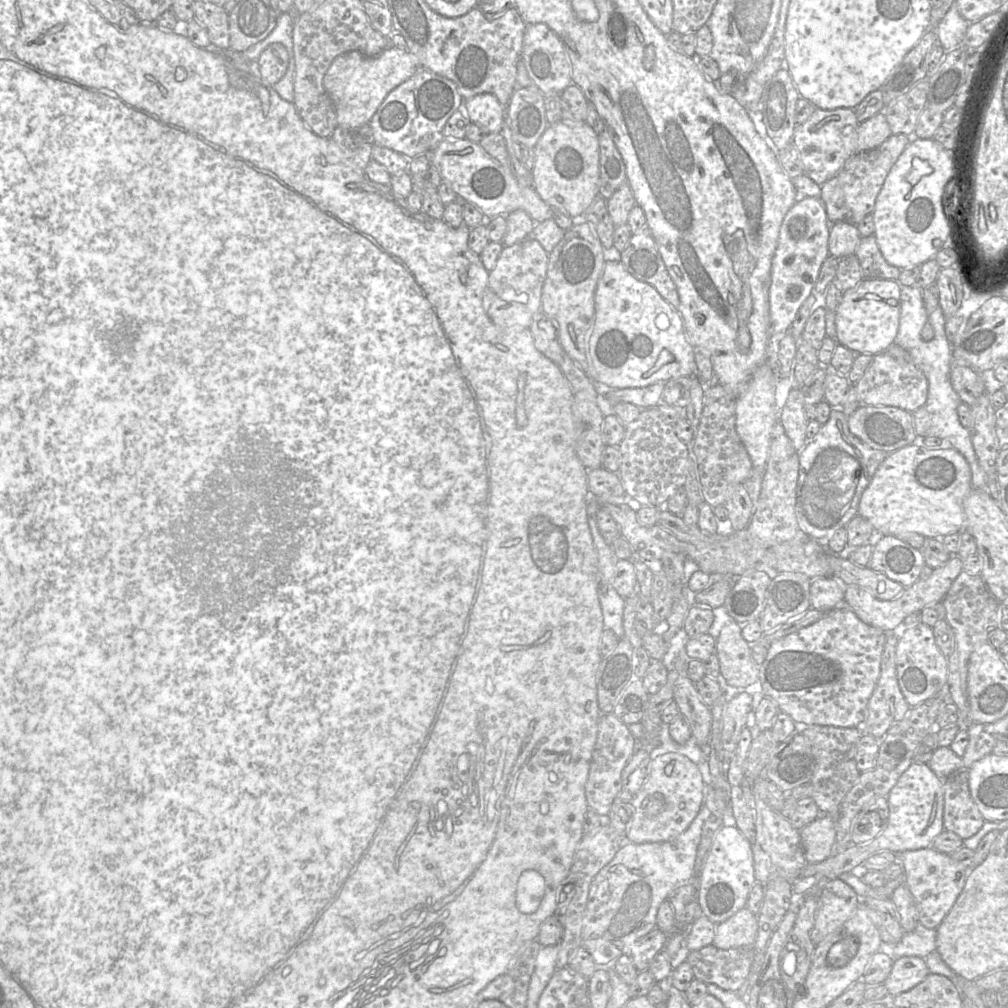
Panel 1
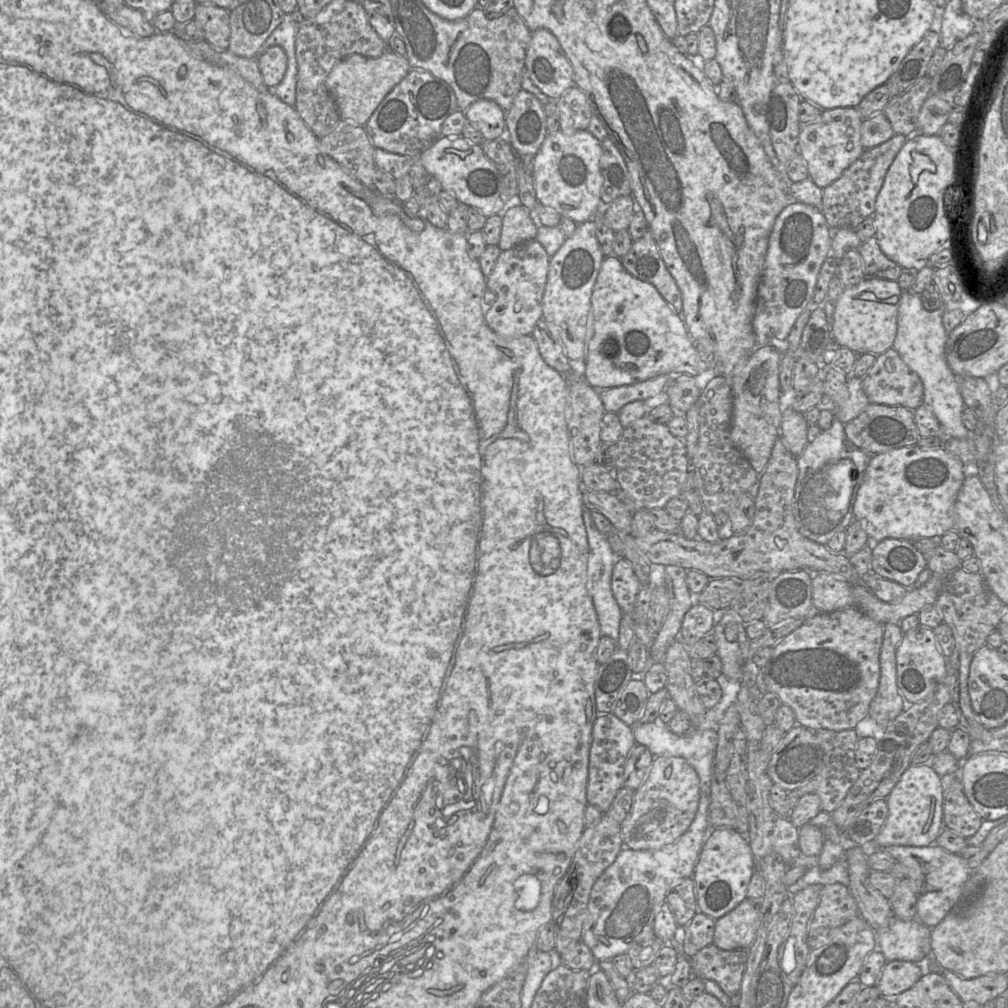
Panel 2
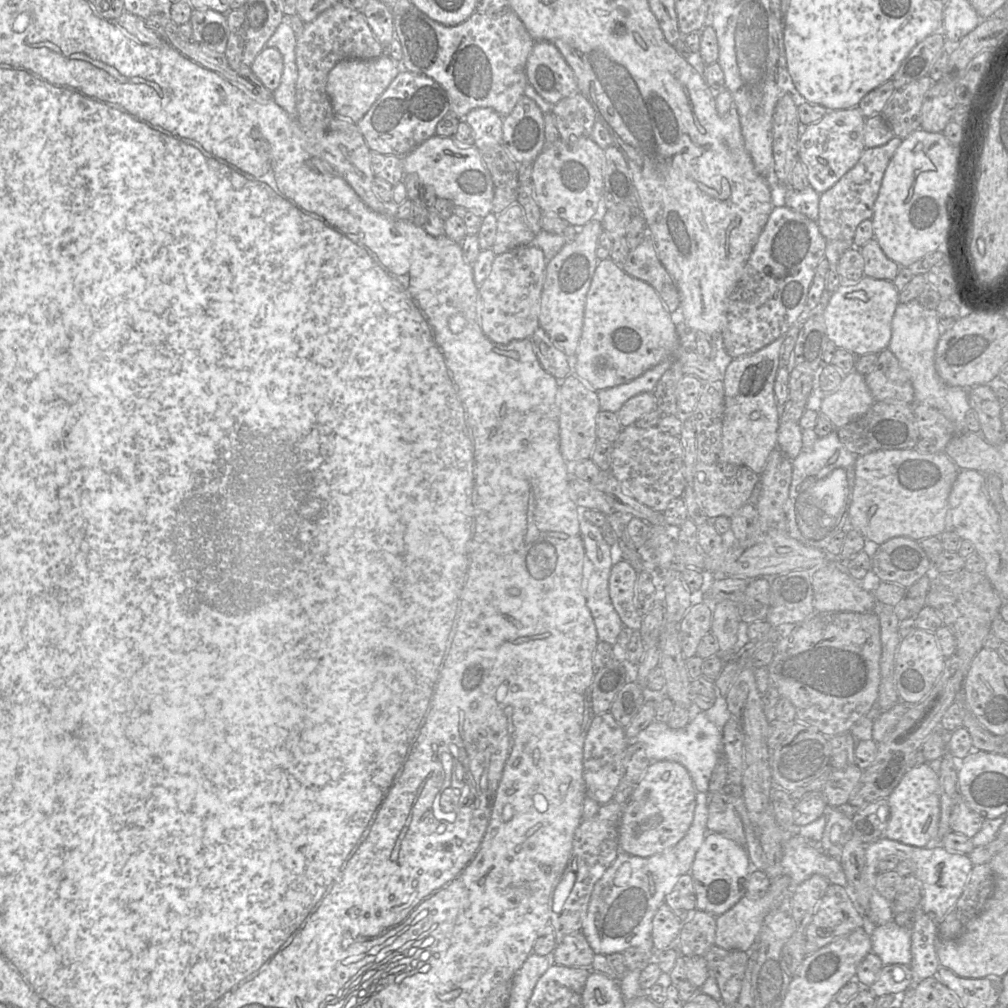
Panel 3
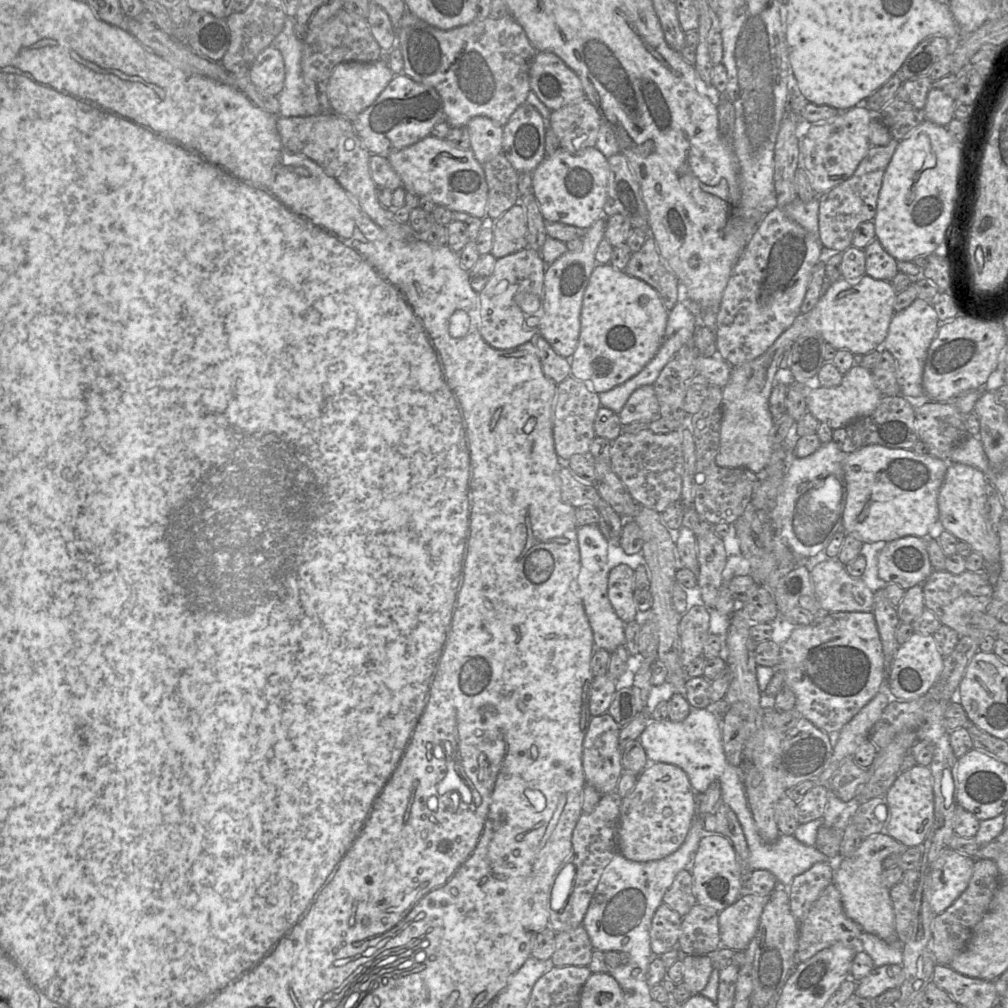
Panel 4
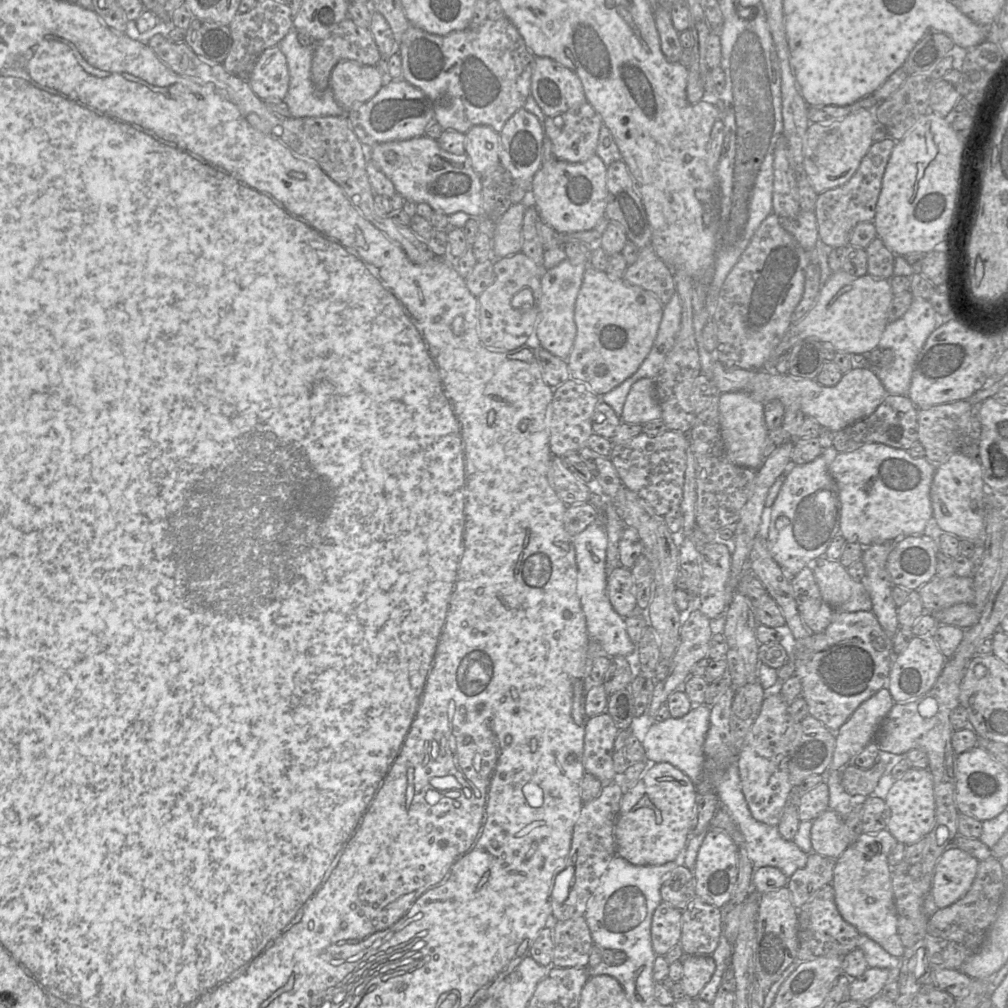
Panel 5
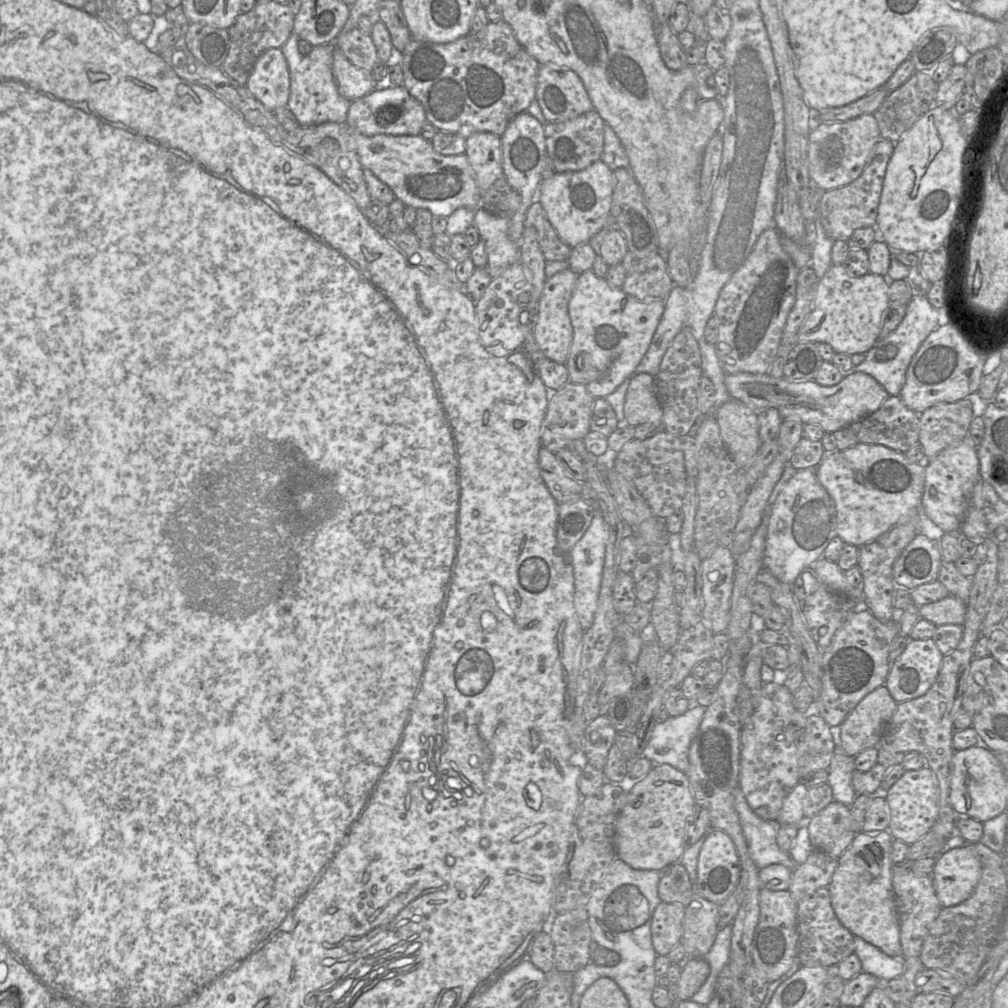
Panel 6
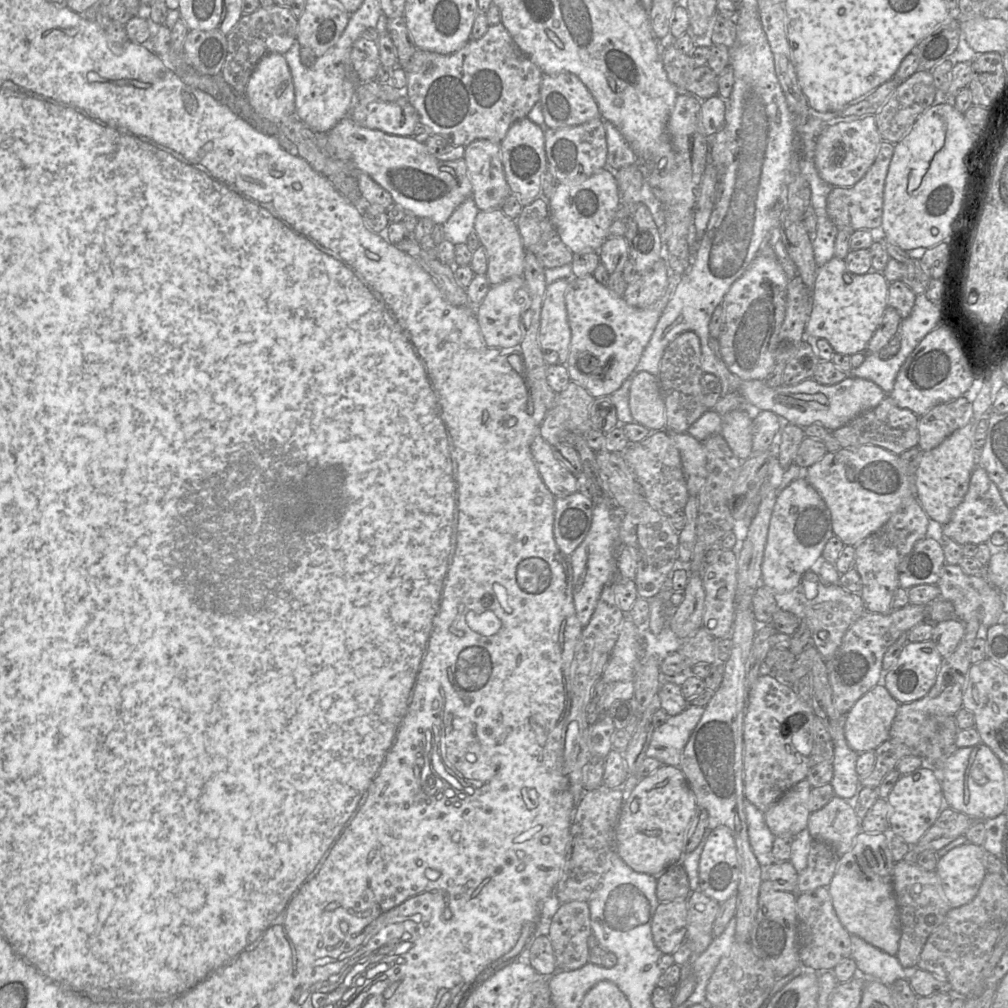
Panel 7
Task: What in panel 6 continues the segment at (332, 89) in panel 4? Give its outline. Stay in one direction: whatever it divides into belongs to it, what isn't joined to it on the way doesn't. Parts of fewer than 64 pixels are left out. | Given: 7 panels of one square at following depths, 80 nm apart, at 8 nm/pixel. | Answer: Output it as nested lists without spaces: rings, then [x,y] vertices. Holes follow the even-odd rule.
[[[335,48],[332,72],[339,93],[346,99],[359,99],[376,88],[372,72],[354,66],[342,53]]]

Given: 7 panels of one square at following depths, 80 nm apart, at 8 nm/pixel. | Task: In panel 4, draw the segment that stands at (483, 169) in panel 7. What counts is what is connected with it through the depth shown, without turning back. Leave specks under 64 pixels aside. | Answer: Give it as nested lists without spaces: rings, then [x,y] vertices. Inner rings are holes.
[[[476,116],[467,123],[470,149],[480,164],[503,153],[503,127],[490,118]]]

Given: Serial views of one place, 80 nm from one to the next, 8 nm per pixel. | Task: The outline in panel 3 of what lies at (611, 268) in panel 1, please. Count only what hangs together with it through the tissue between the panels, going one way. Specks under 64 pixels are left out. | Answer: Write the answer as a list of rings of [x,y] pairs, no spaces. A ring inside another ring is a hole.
[[[610,257],[599,260],[586,296],[582,334],[572,373],[587,389],[597,392],[625,384],[665,359],[674,358],[681,363],[685,375],[695,375],[702,381],[723,380],[723,375],[712,359],[704,358],[696,351],[688,351],[681,346],[671,314],[650,284],[627,274]]]

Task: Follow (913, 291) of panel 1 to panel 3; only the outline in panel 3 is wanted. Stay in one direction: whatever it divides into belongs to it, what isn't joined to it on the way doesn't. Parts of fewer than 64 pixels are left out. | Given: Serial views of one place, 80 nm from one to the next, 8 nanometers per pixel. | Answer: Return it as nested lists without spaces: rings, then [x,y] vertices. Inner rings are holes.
[[[918,299],[909,303],[899,303],[892,320],[892,335],[888,349],[908,373],[914,389],[915,404],[924,404],[937,409],[957,427],[958,433],[963,433],[966,432],[966,413],[970,410],[969,388],[950,386],[937,374],[935,351],[941,334],[942,329],[936,310],[925,308]]]

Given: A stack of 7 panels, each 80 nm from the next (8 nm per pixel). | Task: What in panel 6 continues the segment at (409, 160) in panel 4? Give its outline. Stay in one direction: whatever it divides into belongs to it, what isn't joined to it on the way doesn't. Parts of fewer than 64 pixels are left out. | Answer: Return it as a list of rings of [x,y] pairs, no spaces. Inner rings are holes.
[[[353,132],[356,151],[363,168],[371,170],[406,206],[424,208],[433,216],[448,217],[458,208],[476,210],[481,192],[464,154],[445,156],[437,153],[431,141],[420,135],[363,135]]]

